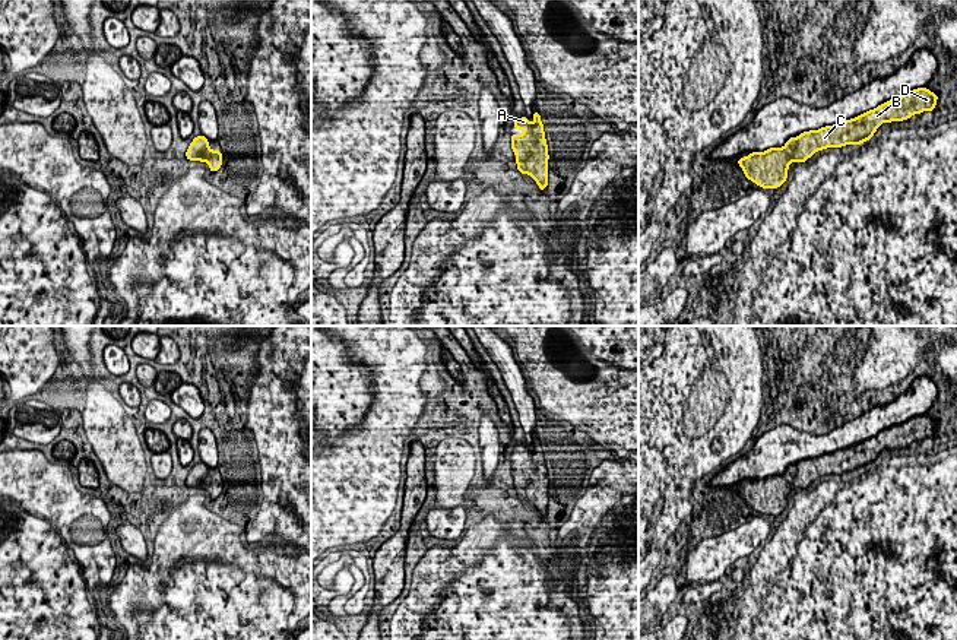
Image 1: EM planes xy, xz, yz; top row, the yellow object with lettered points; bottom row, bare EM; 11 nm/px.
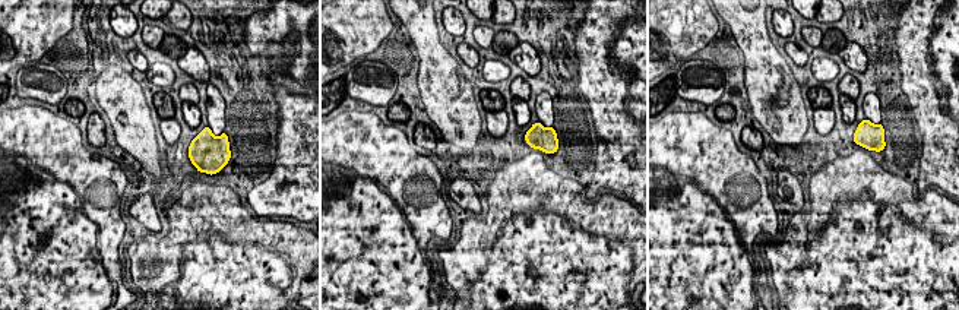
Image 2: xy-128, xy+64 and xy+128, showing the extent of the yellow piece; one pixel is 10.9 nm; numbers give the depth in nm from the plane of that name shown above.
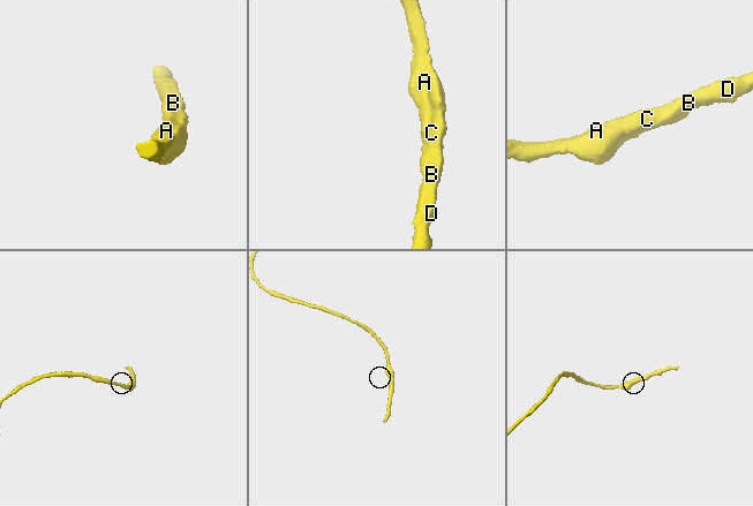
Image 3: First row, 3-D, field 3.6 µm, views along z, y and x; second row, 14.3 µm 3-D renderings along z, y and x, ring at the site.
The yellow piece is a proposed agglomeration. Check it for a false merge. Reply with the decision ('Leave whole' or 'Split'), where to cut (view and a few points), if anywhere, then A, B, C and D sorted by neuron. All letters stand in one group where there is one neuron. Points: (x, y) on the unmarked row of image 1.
Leave whole. No split. Groups: A B C D

